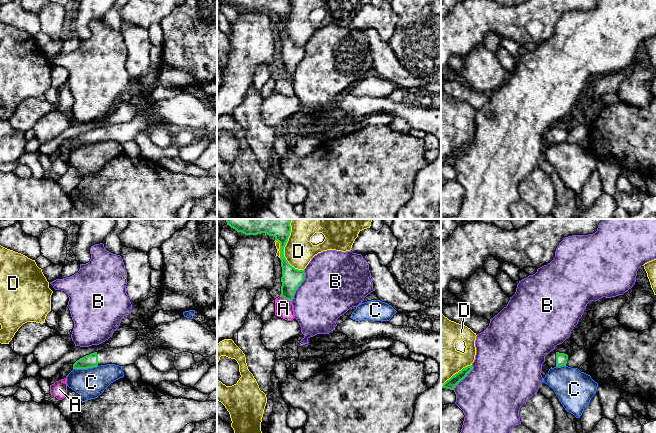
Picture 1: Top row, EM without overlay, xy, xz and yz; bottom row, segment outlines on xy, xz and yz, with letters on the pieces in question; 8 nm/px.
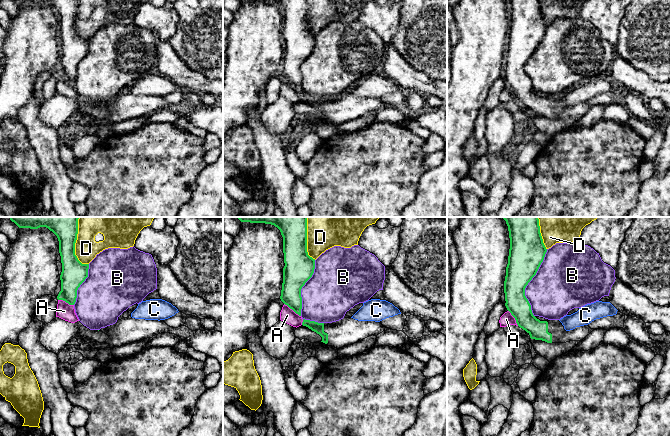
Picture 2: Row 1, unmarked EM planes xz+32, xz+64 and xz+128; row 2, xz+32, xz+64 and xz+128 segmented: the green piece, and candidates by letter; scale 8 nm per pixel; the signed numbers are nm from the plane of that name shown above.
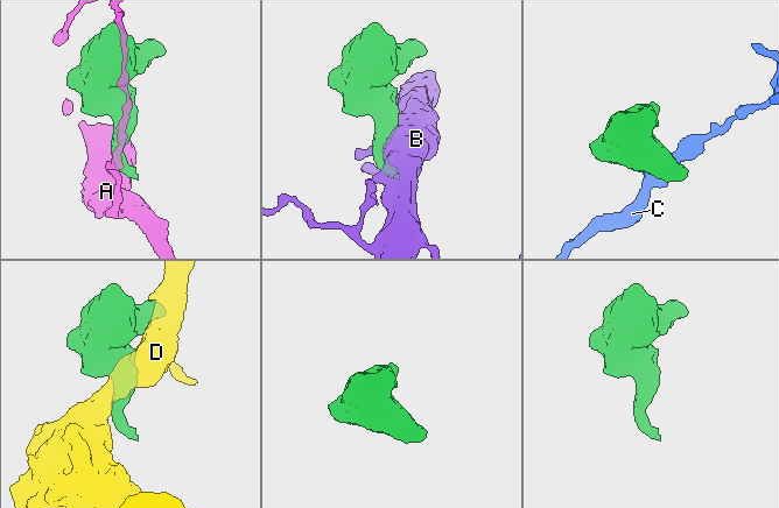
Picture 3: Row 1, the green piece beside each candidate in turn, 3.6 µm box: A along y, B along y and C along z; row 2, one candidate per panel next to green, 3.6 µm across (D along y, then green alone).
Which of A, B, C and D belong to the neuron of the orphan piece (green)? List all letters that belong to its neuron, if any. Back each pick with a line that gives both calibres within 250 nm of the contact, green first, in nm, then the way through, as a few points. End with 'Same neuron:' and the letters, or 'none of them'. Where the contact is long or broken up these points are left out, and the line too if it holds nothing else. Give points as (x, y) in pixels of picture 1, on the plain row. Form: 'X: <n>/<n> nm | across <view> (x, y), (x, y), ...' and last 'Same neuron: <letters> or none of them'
Same neuron: none of them

